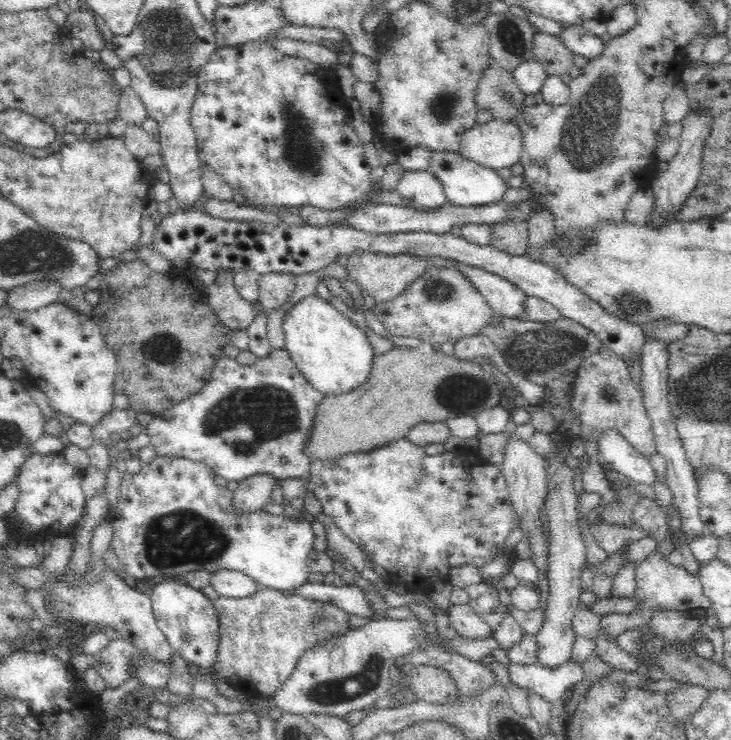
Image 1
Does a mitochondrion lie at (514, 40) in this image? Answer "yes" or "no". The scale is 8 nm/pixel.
yes

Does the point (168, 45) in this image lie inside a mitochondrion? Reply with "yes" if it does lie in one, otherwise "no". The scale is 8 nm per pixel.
yes

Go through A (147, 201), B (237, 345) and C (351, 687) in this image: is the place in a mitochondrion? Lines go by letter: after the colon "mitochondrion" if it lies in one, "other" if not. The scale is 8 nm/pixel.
A: other
B: other
C: mitochondrion

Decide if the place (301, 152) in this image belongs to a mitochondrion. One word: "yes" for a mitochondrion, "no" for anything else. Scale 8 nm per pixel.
yes

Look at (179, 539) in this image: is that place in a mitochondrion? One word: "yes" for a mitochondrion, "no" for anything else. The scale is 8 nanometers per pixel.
yes

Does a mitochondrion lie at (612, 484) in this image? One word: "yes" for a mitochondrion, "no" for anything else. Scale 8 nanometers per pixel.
no

